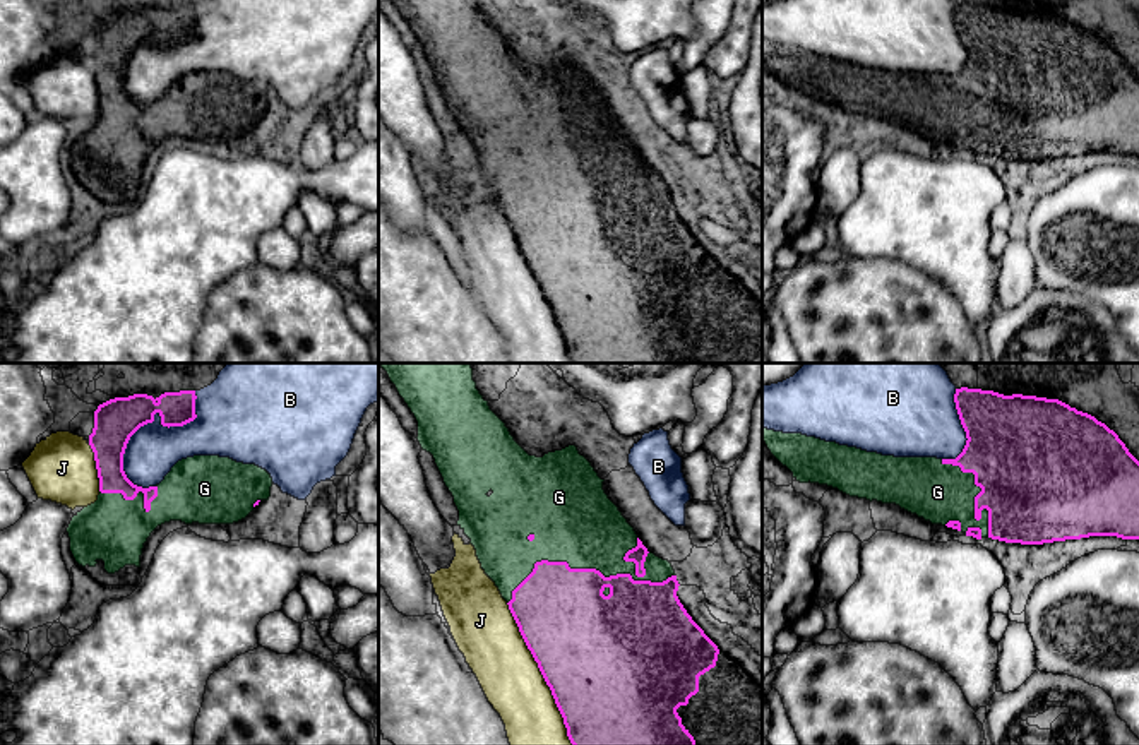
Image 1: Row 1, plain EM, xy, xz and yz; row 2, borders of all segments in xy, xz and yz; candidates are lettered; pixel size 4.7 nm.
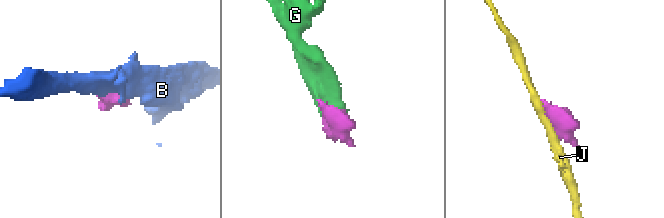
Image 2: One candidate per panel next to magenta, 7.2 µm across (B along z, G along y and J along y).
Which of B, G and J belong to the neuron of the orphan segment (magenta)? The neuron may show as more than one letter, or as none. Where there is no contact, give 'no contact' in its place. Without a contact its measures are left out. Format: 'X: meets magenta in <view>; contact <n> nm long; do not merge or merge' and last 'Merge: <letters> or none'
B: meets magenta in xy; contact 550 nm long; do not merge
G: meets magenta in xz; contact 800 nm long; merge
J: meets magenta in xz; contact 750 nm long; do not merge
Merge: G

